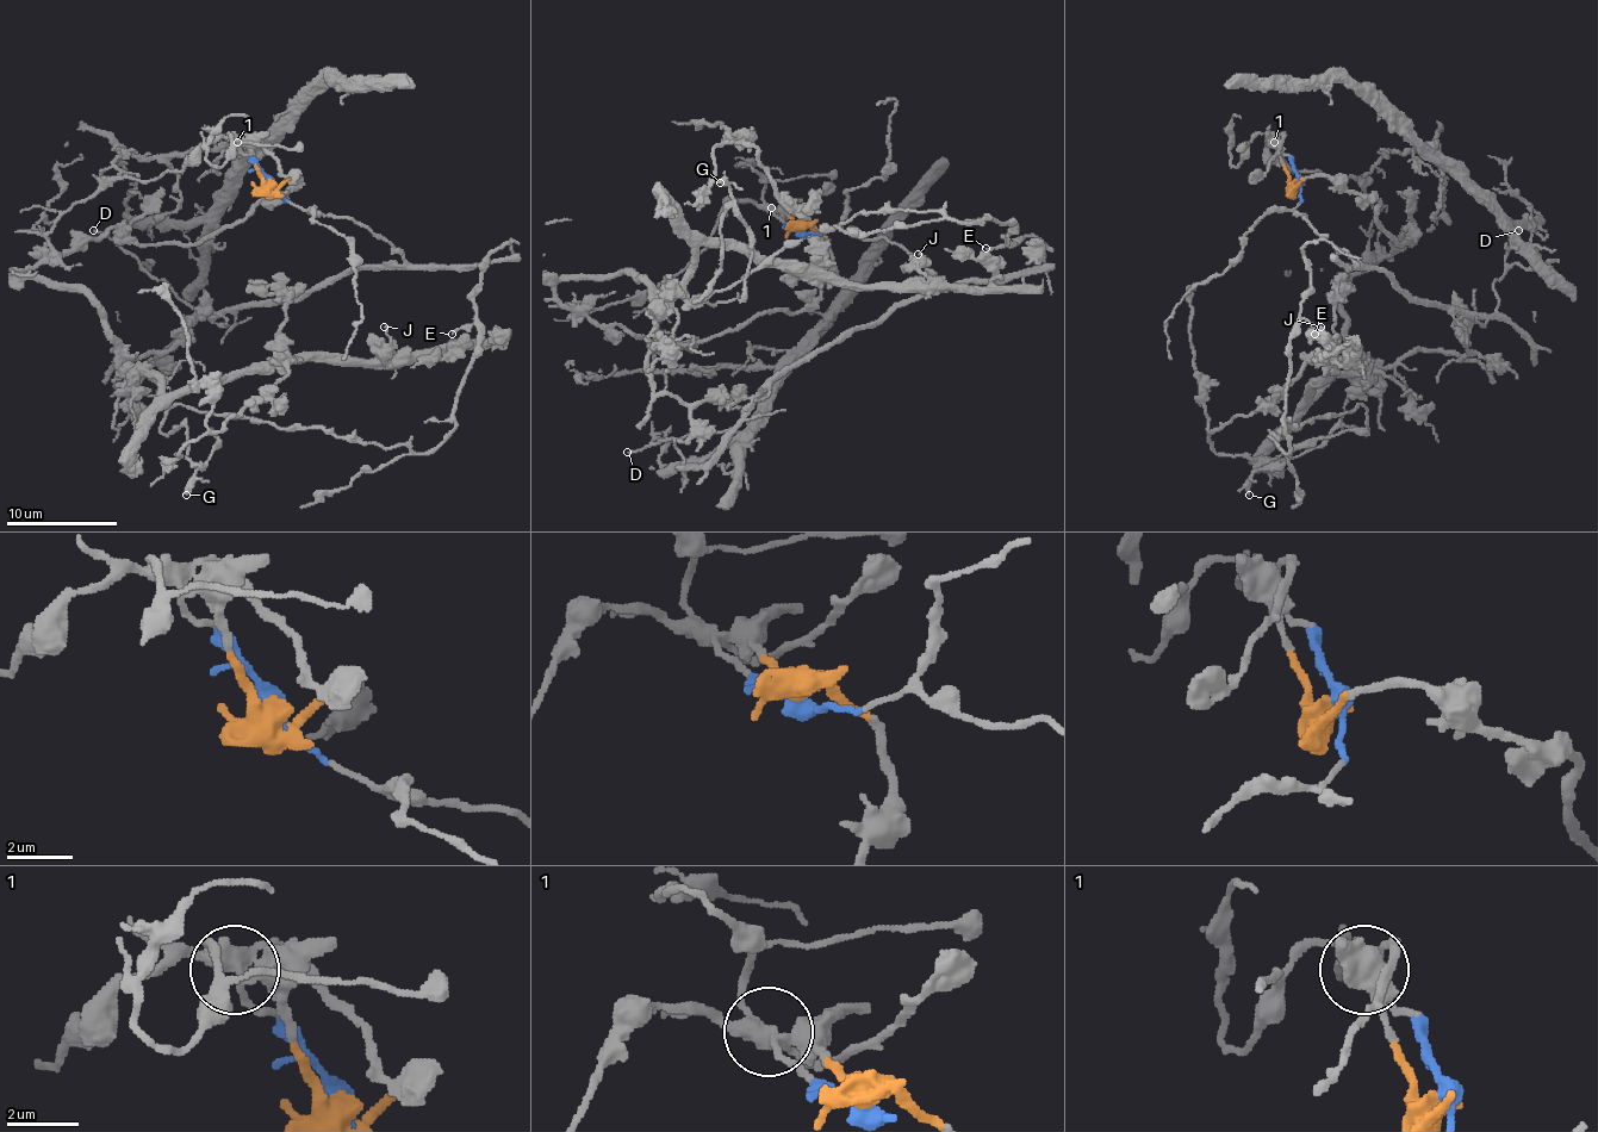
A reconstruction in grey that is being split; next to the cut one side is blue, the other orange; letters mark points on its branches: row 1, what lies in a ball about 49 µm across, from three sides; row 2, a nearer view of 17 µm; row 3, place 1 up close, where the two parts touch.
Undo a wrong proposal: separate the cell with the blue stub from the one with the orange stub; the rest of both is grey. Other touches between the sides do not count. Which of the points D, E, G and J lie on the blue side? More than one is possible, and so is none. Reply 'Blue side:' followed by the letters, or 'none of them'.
Blue side: D, E, G

